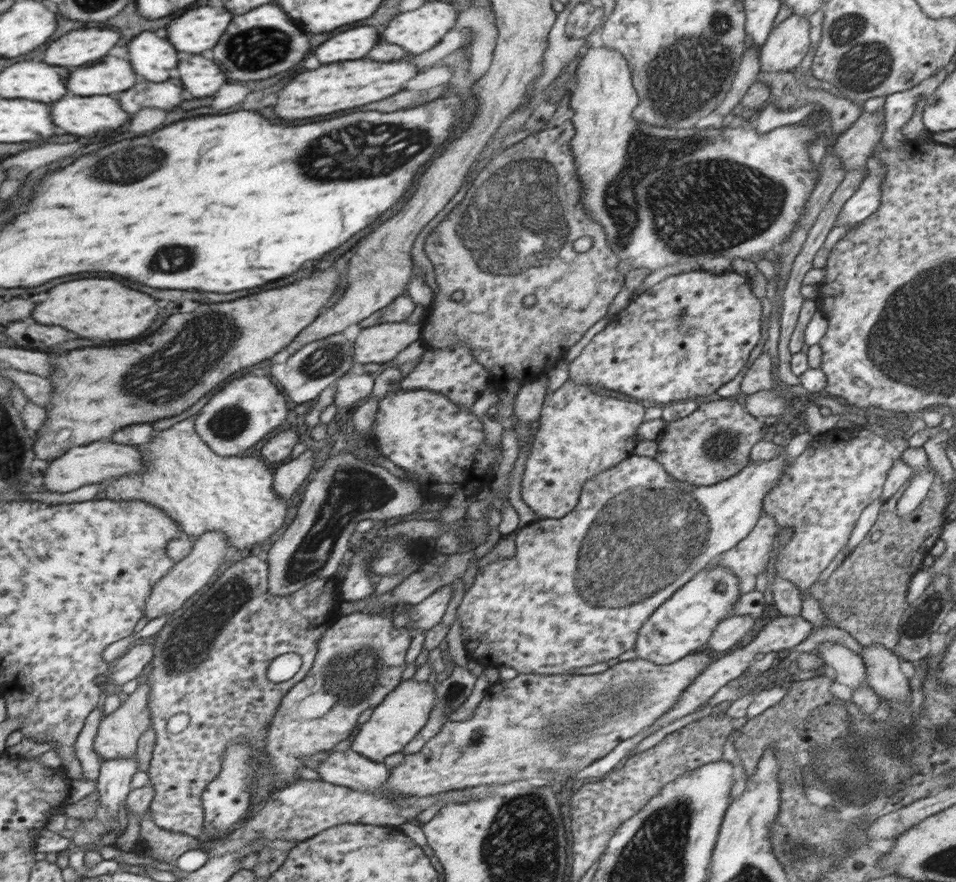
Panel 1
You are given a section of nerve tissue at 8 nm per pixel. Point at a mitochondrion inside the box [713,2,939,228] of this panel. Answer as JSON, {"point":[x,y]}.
{"point":[863,66]}

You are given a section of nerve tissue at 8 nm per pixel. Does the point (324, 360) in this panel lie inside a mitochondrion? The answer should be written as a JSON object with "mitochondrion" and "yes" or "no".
{"mitochondrion":"yes"}

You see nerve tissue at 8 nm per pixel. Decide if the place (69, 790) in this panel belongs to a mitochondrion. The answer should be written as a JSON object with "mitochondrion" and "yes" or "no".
{"mitochondrion":"no"}

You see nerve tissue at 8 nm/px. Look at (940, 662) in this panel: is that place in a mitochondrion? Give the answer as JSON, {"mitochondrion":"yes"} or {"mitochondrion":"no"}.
{"mitochondrion":"no"}

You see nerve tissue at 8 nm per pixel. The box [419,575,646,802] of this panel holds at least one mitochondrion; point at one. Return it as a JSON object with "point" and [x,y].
{"point":[455,692]}

